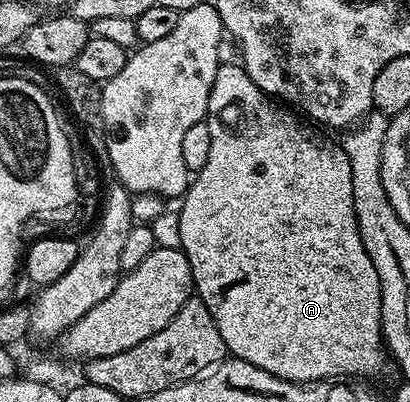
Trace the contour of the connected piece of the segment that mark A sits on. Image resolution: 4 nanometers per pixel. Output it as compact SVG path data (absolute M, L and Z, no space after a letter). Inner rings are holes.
M227 62L220 63L219 69L217 70L217 78L213 78L213 90L209 90L209 106L207 107L207 115L205 117L207 125L209 126L209 162L205 162L205 166L201 166L201 170L194 173L187 191L184 192L181 197L181 203L183 203L183 205L178 205L177 208L180 220L180 248L183 249L185 258L189 258L189 266L191 267L193 282L195 283L193 289L194 295L199 296L201 302L205 302L205 306L209 306L209 314L213 314L213 322L217 322L217 330L221 330L221 338L225 342L228 353L230 353L234 359L249 362L253 366L257 366L261 370L265 370L277 378L285 378L286 380L294 380L296 382L319 382L324 378L351 378L347 376L359 376L355 378L375 376L382 370L383 363L388 363L389 360L383 342L381 282L377 278L377 270L373 266L373 258L369 258L369 254L365 254L365 242L361 242L361 234L357 226L357 214L353 210L353 174L349 166L349 158L345 154L342 143L335 141L334 144L333 141L326 140L326 138L322 136L322 134L324 135L322 131L316 130L310 123L304 122L290 107L284 106L278 99L265 95L249 78L249 74L243 69L242 63L234 63L235 64L227 64Z

